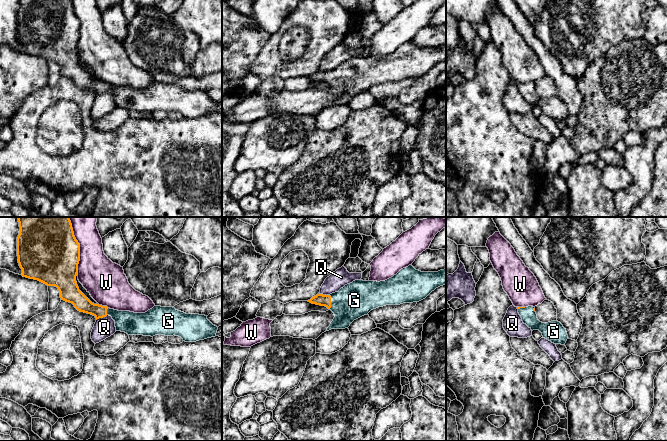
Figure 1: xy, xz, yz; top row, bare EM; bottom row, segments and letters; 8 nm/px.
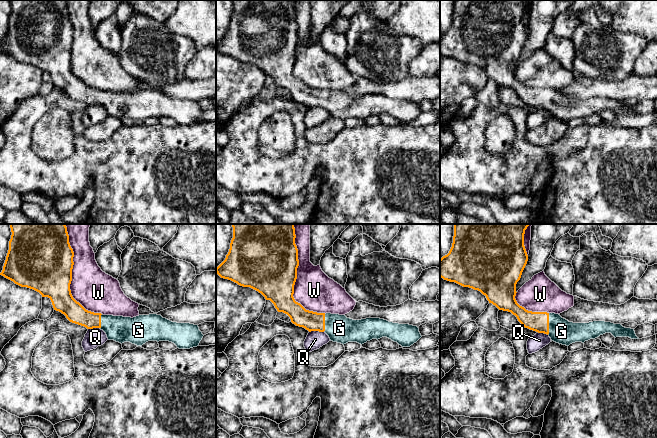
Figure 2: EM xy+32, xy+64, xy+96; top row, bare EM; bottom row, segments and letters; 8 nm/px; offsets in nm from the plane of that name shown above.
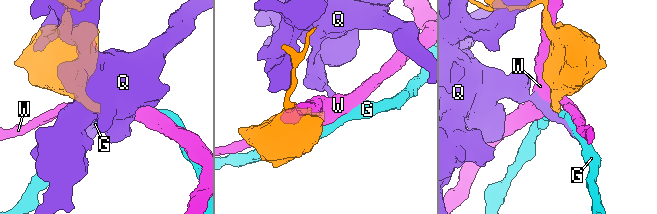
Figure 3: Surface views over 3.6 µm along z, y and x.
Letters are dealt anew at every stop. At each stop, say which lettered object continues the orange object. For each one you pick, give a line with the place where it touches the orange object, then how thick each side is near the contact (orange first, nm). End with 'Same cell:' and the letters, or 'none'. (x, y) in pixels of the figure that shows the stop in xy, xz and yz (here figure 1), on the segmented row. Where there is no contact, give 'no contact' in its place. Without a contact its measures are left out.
G: meets orange in xz at (330, 302); 100 nm thick on the orange side, 280 nm on the other
Same cell: G

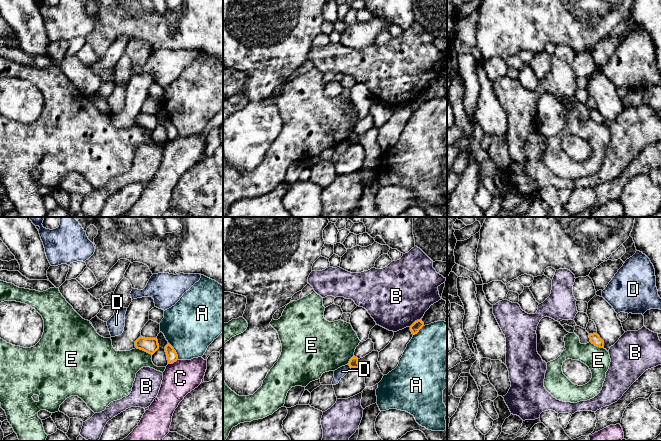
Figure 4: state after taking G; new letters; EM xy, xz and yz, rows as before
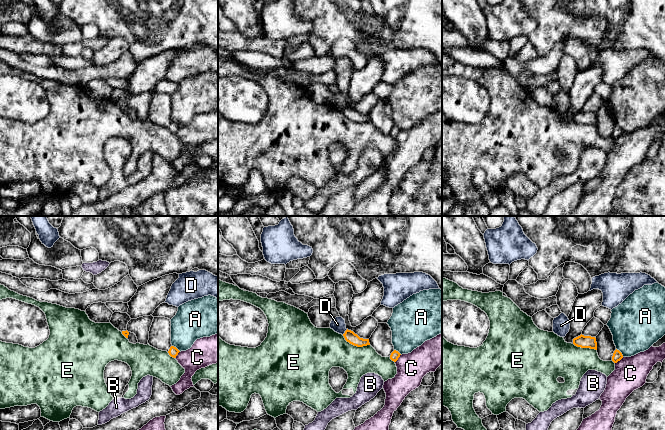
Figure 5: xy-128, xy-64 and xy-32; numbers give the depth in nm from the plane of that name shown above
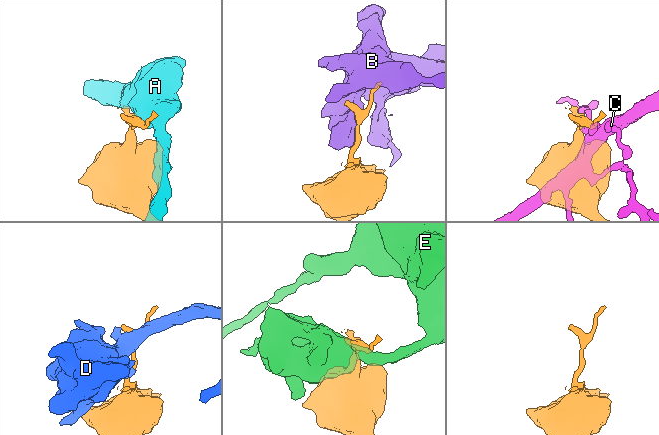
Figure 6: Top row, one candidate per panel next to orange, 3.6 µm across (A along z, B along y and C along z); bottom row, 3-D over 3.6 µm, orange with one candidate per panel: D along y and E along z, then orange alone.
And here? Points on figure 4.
Same cell: none

